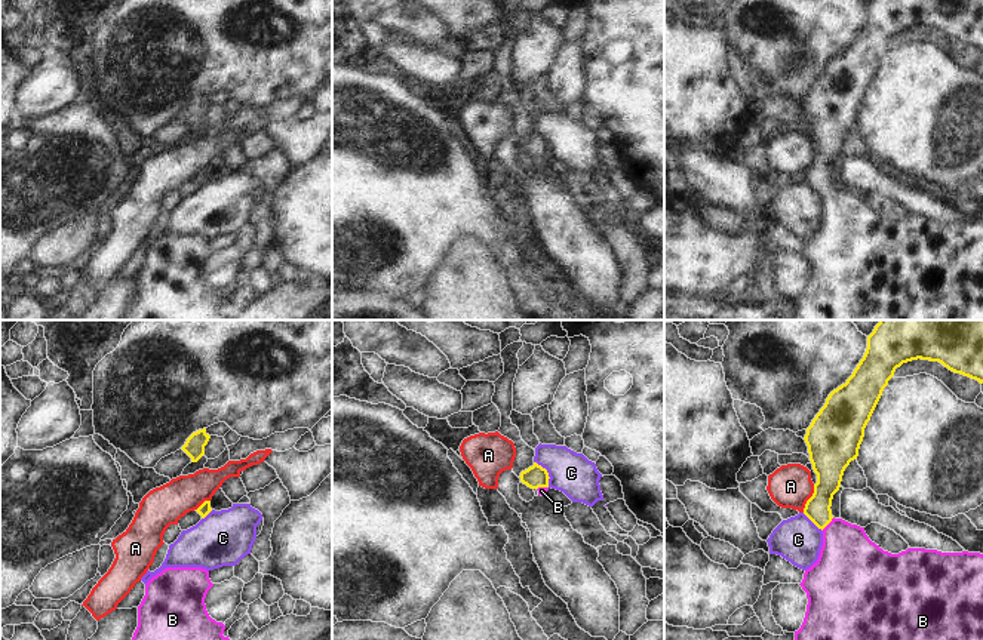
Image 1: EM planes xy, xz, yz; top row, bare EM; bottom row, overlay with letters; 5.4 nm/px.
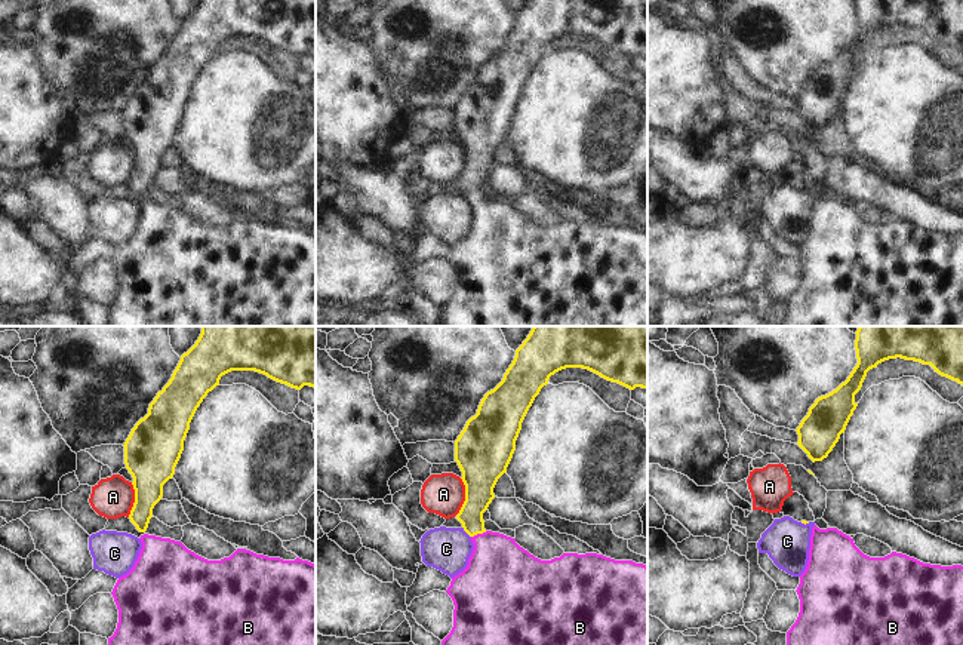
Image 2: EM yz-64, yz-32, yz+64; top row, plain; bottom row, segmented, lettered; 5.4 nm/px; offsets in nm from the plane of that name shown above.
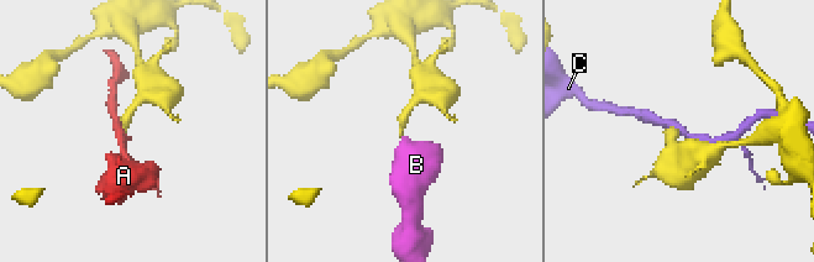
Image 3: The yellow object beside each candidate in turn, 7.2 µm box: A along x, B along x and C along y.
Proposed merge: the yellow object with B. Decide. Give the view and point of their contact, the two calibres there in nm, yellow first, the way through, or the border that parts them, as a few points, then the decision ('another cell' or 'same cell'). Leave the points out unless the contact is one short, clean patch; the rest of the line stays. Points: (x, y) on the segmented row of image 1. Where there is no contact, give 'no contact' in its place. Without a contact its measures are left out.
yz (828, 523) | 140/340 nm | across yz (817, 508), (828, 523), (845, 545), (850, 563) | same cell

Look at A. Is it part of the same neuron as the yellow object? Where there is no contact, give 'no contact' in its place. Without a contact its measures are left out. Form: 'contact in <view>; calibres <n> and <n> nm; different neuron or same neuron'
contact in yz; calibres 200 and 240 nm; different neuron

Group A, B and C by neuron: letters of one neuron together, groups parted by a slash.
A / B / C

